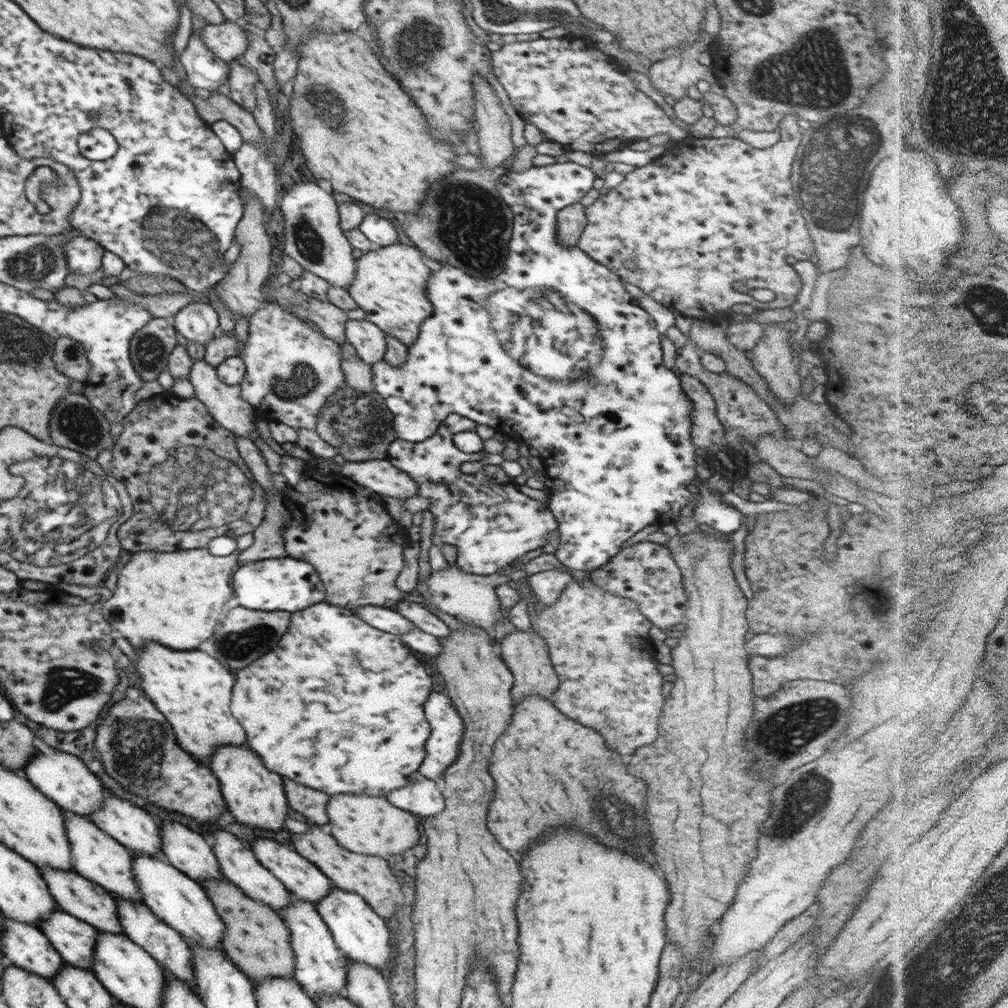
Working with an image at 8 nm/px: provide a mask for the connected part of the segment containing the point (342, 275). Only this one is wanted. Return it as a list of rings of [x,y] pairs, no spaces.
[[[302,178],[292,190],[283,193],[276,214],[284,218],[284,254],[294,258],[303,270],[321,276],[332,286],[347,289],[354,284],[357,267],[354,247],[341,229],[338,203],[332,193],[318,185],[316,178]]]

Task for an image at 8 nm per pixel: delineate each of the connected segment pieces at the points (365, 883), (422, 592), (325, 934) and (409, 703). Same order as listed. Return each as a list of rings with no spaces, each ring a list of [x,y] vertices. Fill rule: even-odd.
[[[304,824],[306,832],[292,833],[292,848],[313,862],[334,884],[346,892],[355,892],[377,912],[383,919],[390,922],[390,914],[396,916],[398,898],[400,896],[400,884],[388,866],[388,858],[374,855],[358,854],[344,848],[336,842],[332,835],[324,834],[320,826]]]
[[[445,544],[442,548],[445,560],[448,562],[448,568],[444,570],[432,570],[430,579],[426,583],[418,580],[414,596],[420,599],[424,606],[430,611],[434,609],[441,610],[457,618],[458,622],[478,626],[486,632],[494,633],[494,625],[503,617],[501,604],[496,594],[496,587],[506,584],[510,578],[509,575],[491,575],[468,574],[456,566],[456,548],[454,544]]]
[[[291,895],[291,903],[283,908],[283,921],[290,931],[294,951],[294,979],[314,1002],[332,996],[344,996],[348,980],[348,958],[337,947],[332,933],[310,901]]]
[[[322,602],[313,604],[301,611],[291,613],[289,628],[287,629],[287,632],[282,635],[282,638],[280,638],[280,640],[276,643],[276,646],[271,648],[267,653],[264,653],[264,656],[258,657],[254,662],[250,663],[250,666],[246,666],[246,668],[242,668],[242,670],[238,670],[238,672],[236,672],[236,684],[234,684],[234,690],[232,690],[231,711],[236,717],[236,720],[244,726],[244,730],[246,730],[246,740],[248,740],[250,748],[252,748],[252,750],[256,750],[256,752],[262,756],[262,761],[263,764],[266,764],[266,769],[278,773],[281,777],[294,780],[294,782],[306,784],[306,786],[312,786],[312,788],[316,788],[316,790],[322,790],[322,792],[326,792],[326,794],[346,794],[354,792],[354,794],[368,794],[370,796],[385,798],[386,794],[388,794],[391,790],[396,790],[397,788],[400,788],[410,782],[410,776],[412,776],[414,772],[419,771],[419,766],[422,764],[422,761],[426,756],[425,744],[430,736],[430,723],[425,717],[423,706],[426,700],[428,700],[429,694],[432,692],[431,690],[432,678],[426,673],[426,671],[424,671],[424,667],[420,665],[420,662],[416,660],[416,656],[414,656],[411,652],[411,649],[402,642],[398,635],[389,634],[388,632],[383,632],[369,626],[349,608],[334,606],[326,602]]]

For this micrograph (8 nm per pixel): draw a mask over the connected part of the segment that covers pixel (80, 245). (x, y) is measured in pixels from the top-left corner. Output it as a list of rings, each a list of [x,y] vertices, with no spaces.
[[[87,236],[69,238],[63,247],[70,273],[90,274],[102,266],[104,248]]]

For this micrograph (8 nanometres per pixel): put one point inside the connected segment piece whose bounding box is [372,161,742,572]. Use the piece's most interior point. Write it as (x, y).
(616, 447)

